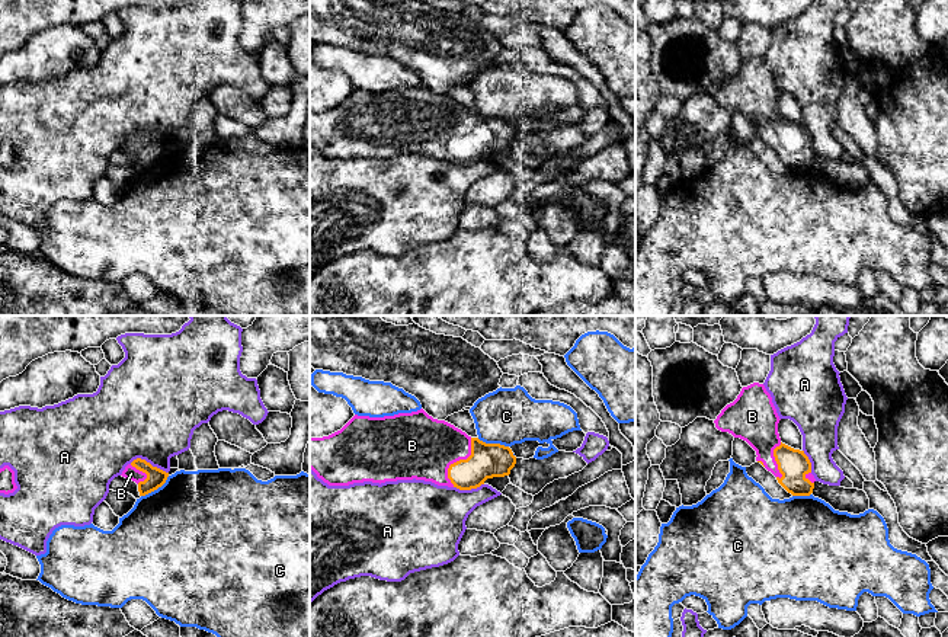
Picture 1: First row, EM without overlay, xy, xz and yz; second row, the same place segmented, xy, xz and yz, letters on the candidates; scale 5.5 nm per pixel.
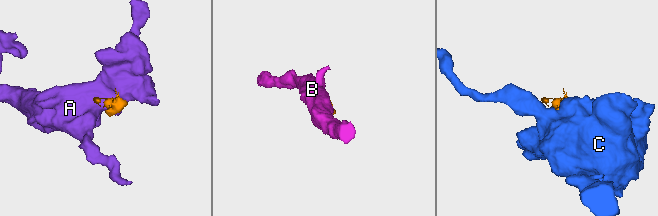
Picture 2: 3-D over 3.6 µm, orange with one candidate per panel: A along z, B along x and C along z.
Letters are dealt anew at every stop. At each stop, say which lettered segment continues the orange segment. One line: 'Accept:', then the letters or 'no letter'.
Accept: B

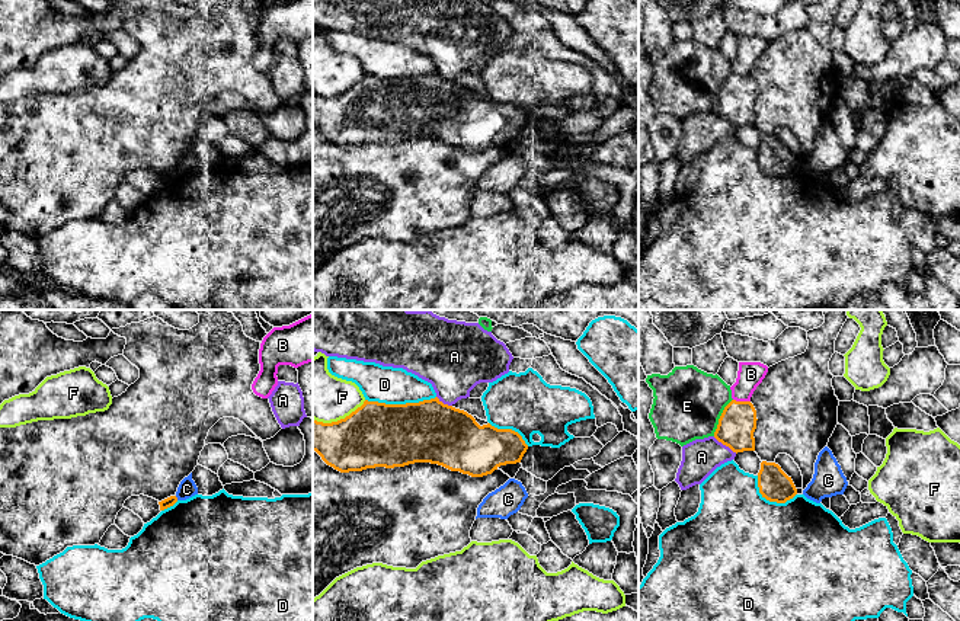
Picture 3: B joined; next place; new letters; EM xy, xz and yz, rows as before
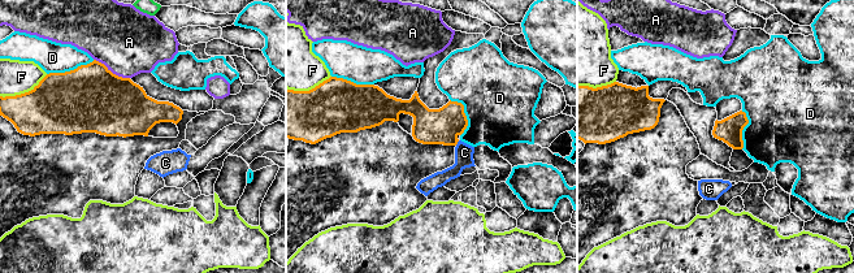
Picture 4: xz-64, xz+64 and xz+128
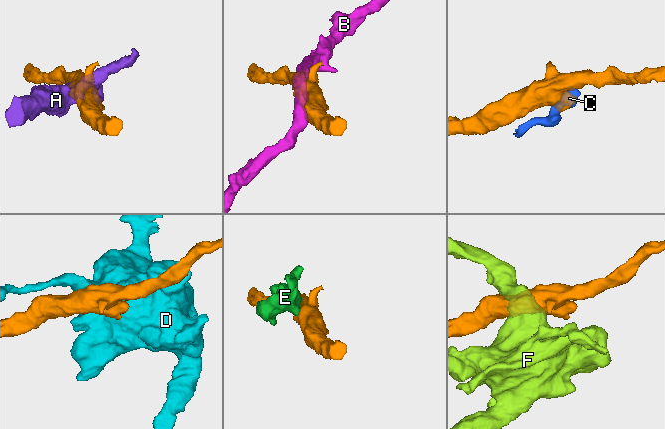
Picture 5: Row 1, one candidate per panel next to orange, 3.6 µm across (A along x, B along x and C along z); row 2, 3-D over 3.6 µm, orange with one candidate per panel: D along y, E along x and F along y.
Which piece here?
Accept: no letter

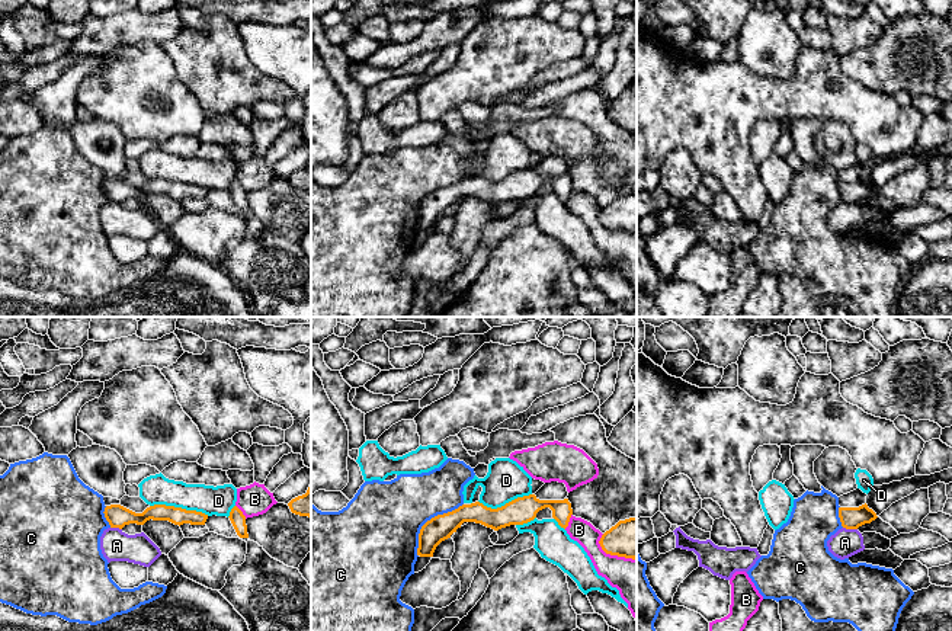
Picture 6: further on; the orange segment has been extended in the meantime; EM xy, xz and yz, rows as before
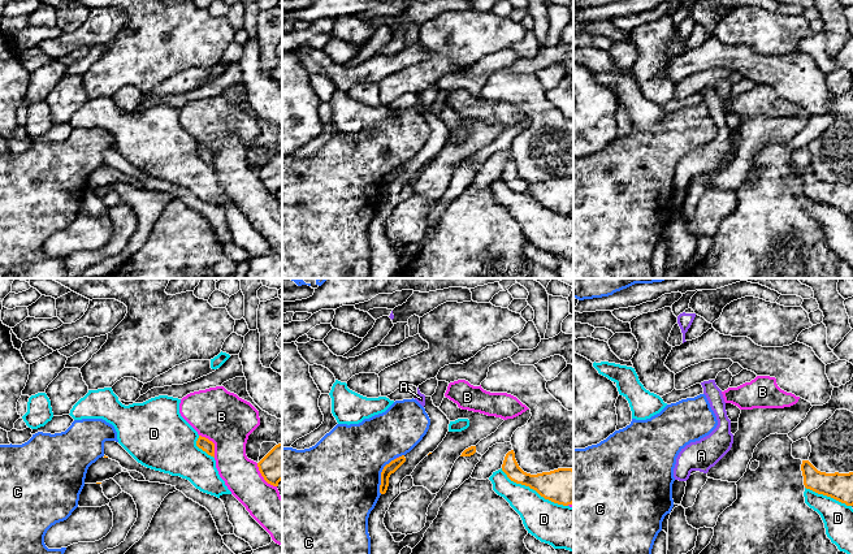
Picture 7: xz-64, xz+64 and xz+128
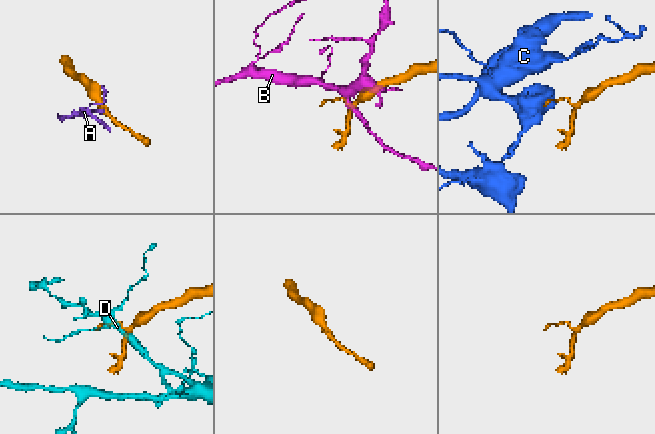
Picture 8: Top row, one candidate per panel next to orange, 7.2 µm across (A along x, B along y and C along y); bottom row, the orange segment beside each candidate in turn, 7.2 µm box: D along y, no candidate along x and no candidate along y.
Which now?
Accept: no letter

